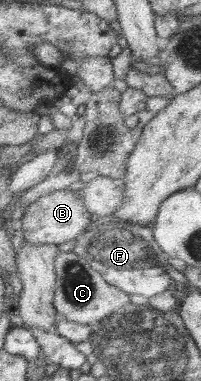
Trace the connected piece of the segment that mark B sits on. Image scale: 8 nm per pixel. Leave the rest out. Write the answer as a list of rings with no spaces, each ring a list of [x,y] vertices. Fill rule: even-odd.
[[[58,190],[47,193],[34,203],[31,203],[24,211],[17,224],[23,230],[25,241],[31,244],[54,244],[59,246],[63,242],[77,240],[87,226],[91,224],[91,214],[88,206],[80,197],[78,191]]]

